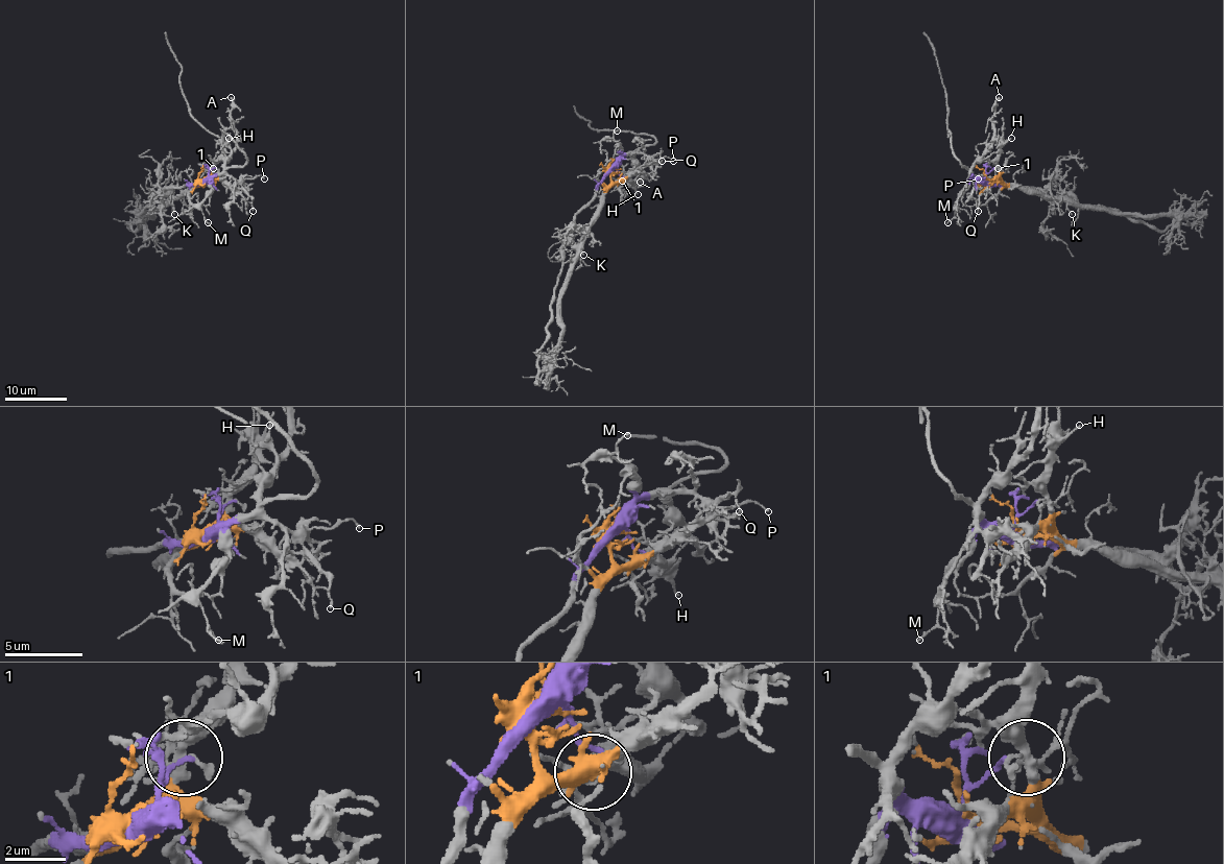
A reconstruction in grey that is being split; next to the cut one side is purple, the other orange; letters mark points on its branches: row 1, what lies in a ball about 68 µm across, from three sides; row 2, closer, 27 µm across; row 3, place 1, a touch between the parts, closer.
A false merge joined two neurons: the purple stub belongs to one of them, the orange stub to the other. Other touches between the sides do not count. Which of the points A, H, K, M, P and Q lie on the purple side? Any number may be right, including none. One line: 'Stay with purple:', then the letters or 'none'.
Stay with purple: A, M, P

